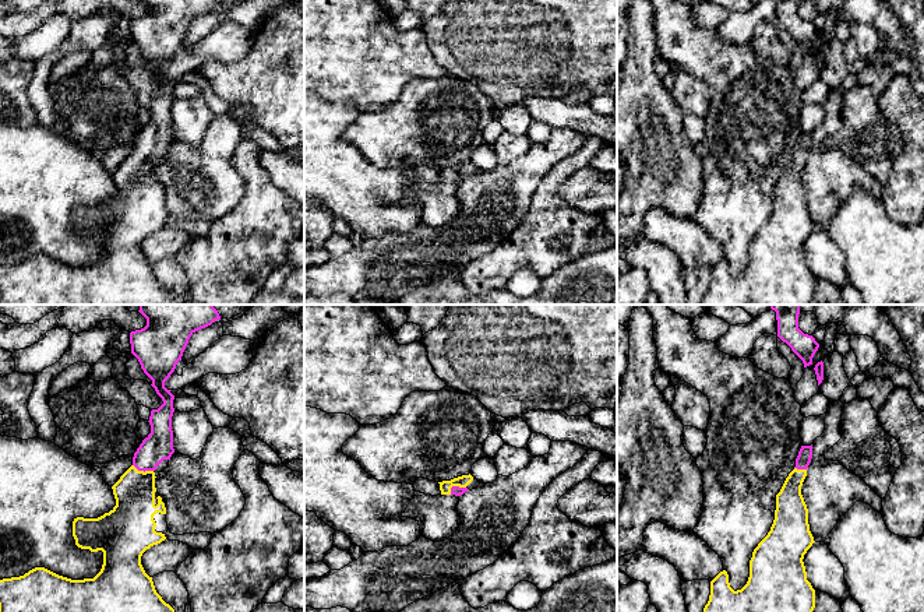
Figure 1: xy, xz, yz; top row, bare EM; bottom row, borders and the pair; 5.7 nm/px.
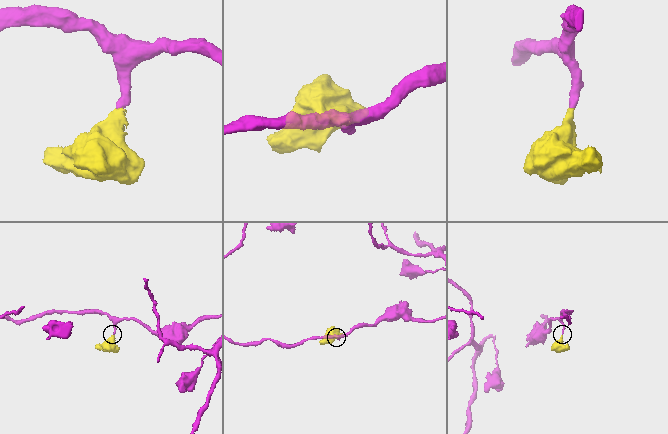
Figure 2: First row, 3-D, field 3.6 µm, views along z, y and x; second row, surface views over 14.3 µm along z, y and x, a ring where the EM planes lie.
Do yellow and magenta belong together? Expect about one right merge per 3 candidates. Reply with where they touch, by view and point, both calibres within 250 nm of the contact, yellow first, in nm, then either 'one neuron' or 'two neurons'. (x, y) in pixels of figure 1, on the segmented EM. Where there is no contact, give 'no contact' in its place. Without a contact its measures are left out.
contact xz (455, 485); calibres 70 and 60 nm; one neuron

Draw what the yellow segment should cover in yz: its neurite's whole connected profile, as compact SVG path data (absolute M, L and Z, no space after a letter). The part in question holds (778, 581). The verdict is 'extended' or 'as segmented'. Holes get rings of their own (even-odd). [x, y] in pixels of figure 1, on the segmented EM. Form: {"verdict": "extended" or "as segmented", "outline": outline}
{"verdict": "extended", "outline": "M812 444L801 446L796 467L776 495L775 520L750 560L747 584L734 591L726 570L710 581L703 612L812 612L815 590L807 580L804 555L814 537L801 495Z"}

